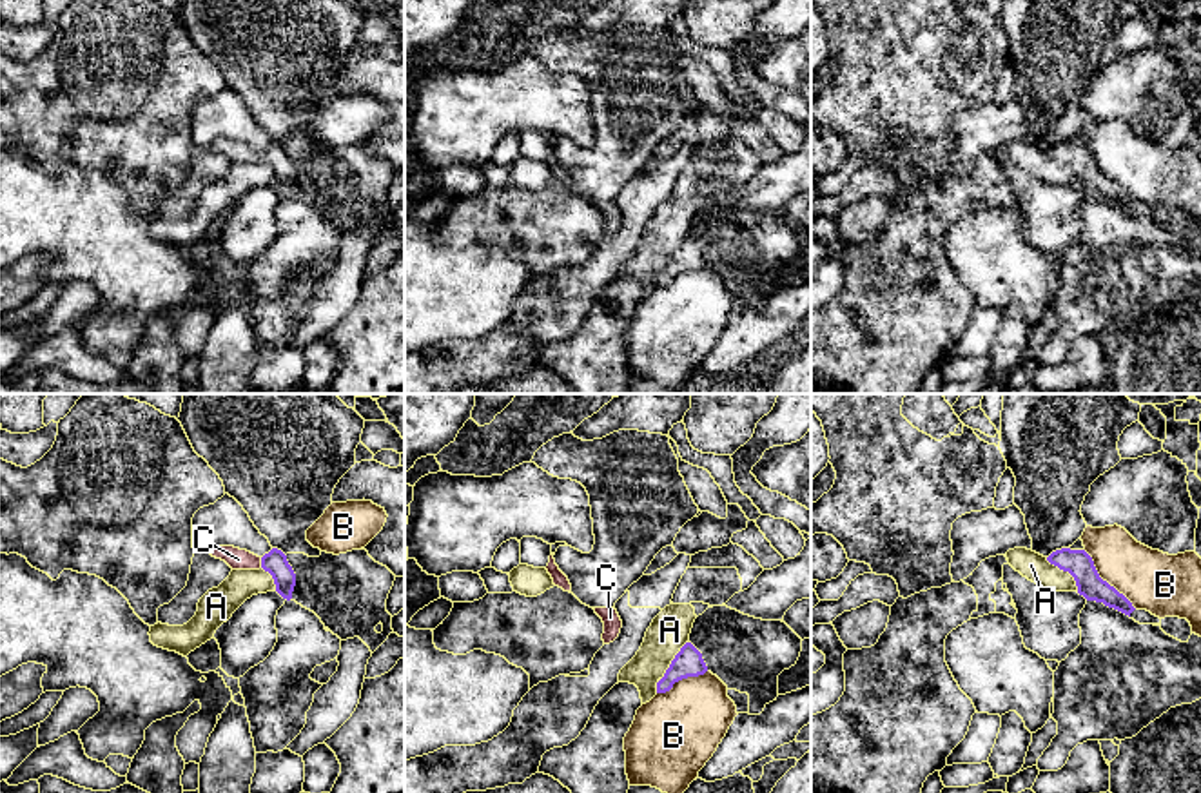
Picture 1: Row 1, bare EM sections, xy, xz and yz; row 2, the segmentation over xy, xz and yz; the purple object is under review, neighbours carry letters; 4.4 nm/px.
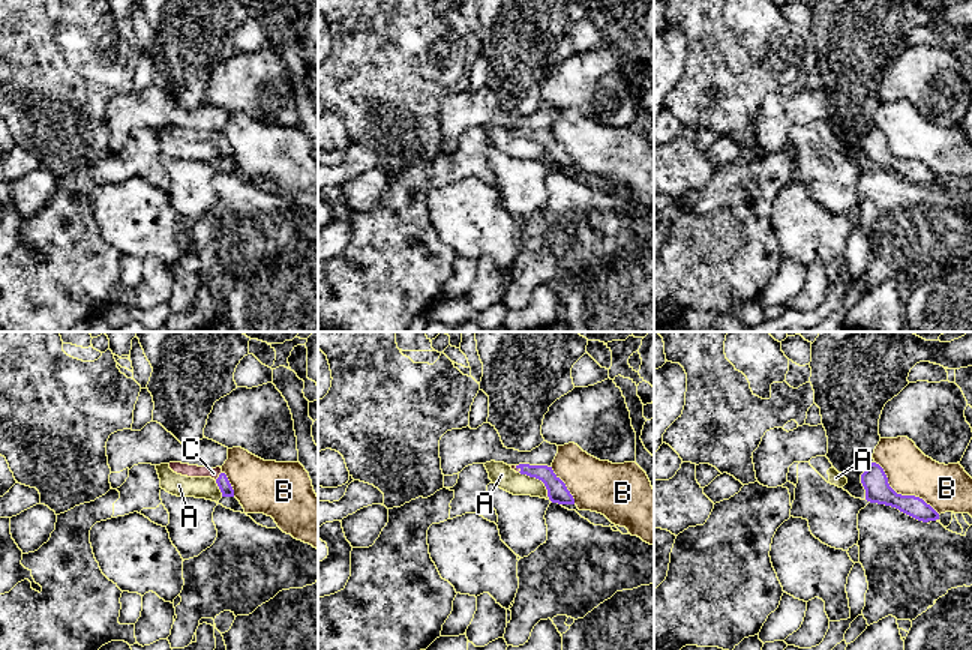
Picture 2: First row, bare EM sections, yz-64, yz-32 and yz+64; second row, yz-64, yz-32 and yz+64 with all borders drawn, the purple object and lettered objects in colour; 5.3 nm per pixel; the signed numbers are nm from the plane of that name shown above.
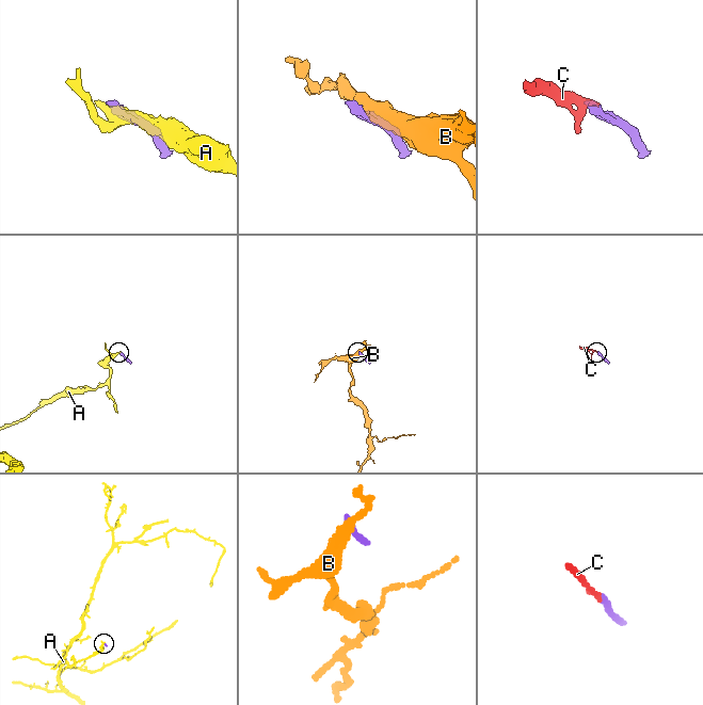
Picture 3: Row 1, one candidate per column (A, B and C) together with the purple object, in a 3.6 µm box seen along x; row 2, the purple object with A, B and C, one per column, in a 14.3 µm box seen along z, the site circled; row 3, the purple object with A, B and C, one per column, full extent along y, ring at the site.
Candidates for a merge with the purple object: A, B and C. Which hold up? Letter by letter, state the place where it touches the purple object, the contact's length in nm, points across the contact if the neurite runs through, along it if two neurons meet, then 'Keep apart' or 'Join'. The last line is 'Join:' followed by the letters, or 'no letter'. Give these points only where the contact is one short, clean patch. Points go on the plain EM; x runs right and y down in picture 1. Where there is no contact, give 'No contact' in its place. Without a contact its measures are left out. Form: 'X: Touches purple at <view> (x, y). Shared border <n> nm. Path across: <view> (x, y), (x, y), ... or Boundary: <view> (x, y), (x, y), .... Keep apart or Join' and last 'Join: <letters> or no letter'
A: Touches purple at xz (670, 260). Shared border 280 nm. Boundary: xz (688, 234), (657, 276), (655, 285). Keep apart
B: Touches purple at yz (1105, 175). Shared border 360 nm. Keep apart
C: Touches purple at xy (262, 156). Shared border 50 nm. Path across: xy (274, 155), (262, 156), (238, 153). Join
Join: C

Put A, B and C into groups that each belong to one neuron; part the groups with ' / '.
A / B / C

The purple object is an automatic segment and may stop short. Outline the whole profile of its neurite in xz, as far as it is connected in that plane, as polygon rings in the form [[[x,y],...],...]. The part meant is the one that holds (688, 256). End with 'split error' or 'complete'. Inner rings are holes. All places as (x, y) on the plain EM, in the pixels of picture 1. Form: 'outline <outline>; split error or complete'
outline [[[686,236],[671,254],[664,270],[657,276],[657,287],[666,287],[675,276],[688,270],[704,269],[706,265],[708,259],[702,252],[702,247],[691,236]]]; complete

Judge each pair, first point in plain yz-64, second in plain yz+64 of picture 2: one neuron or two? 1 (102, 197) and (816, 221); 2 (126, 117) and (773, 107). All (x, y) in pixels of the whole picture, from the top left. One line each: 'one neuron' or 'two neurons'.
1: one neuron
2: one neuron

